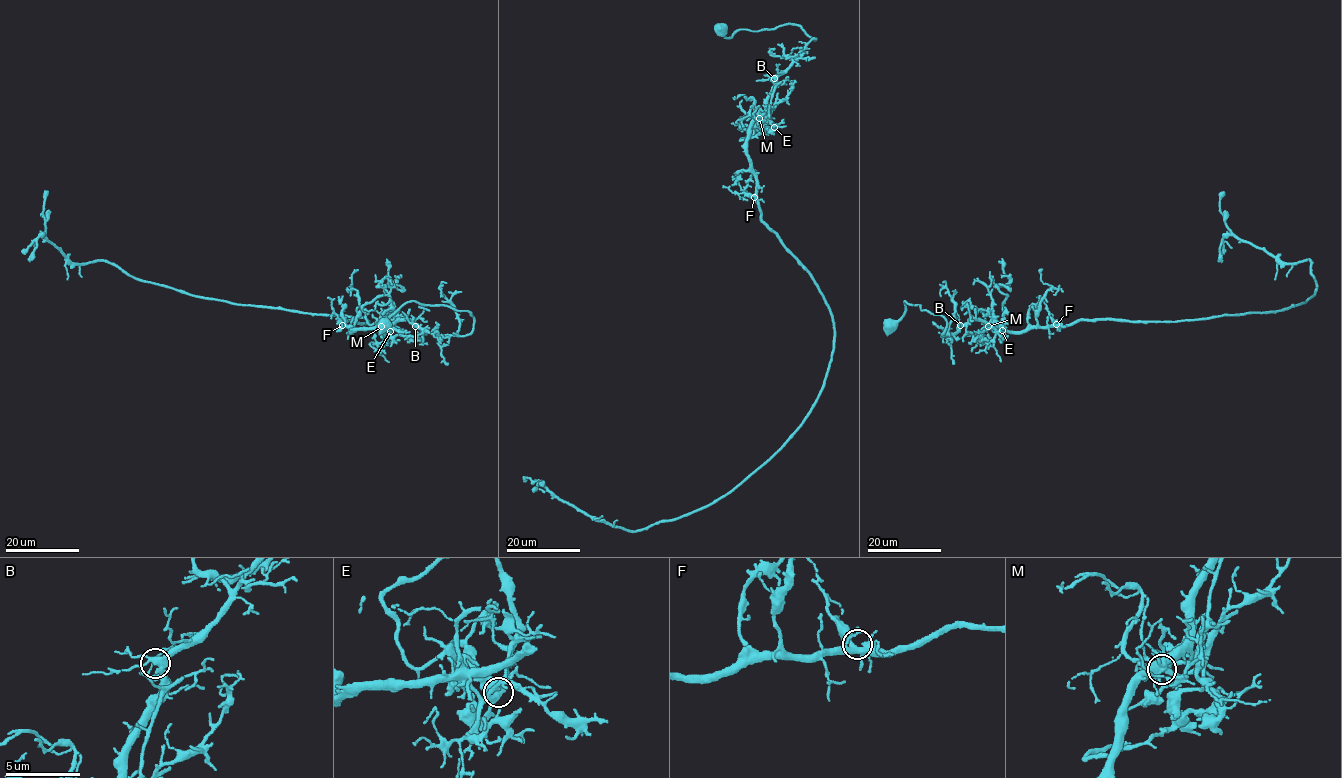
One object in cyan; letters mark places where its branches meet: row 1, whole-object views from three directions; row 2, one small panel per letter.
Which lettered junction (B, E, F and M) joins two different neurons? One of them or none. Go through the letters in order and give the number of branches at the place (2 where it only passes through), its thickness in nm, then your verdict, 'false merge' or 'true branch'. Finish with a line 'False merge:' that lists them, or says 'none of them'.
B: 4 | 440 nm | true branch
E: 5 | 440 nm | true branch
F: 4 | 400 nm | true branch
M: 8 | 480 nm | false merge
False merge: M

